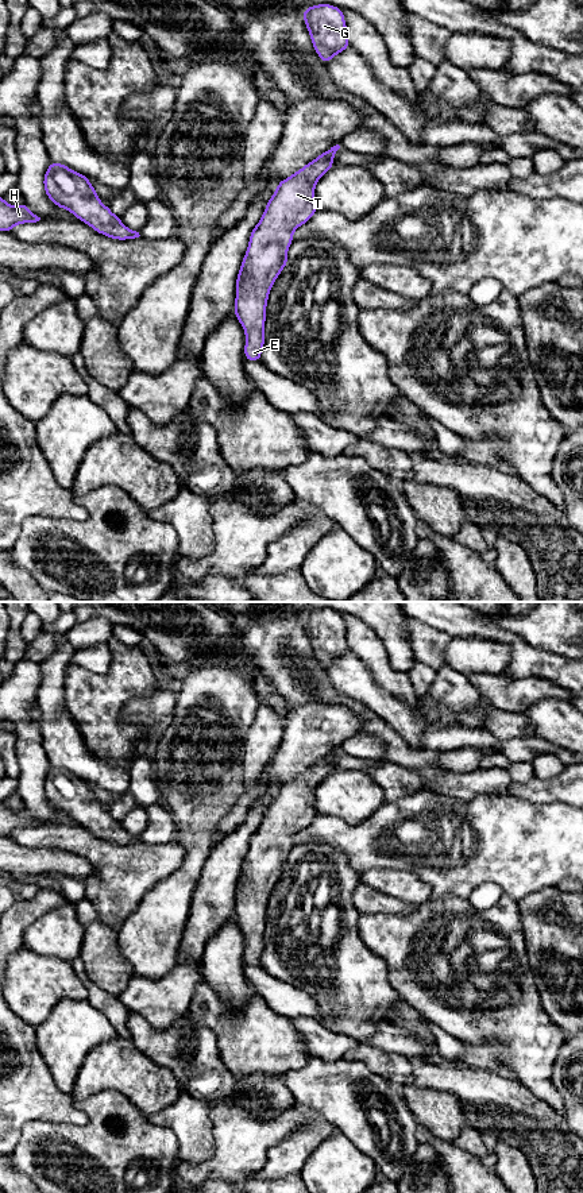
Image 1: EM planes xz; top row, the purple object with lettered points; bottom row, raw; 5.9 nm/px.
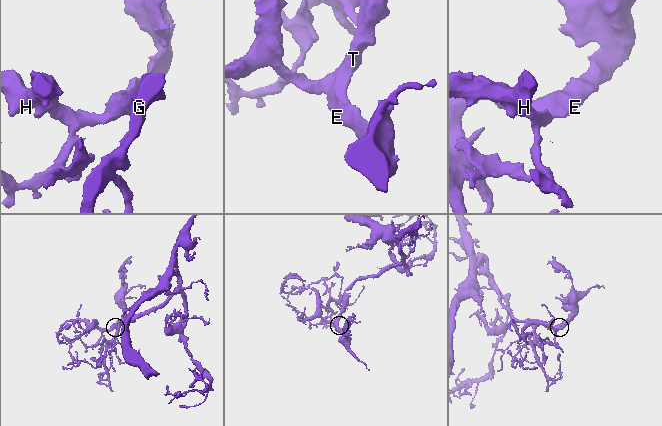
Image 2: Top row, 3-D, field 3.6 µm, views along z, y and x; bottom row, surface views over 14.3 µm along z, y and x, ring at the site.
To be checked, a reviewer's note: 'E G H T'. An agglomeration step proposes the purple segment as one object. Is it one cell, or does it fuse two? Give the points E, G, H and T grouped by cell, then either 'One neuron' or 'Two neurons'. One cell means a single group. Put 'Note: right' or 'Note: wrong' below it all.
Groups: E G H T. One neuron
Note: right

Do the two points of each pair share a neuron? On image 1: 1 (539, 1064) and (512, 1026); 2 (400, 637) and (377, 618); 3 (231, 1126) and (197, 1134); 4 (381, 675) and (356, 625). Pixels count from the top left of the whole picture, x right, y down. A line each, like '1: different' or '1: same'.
1: same
2: same
3: different
4: same

